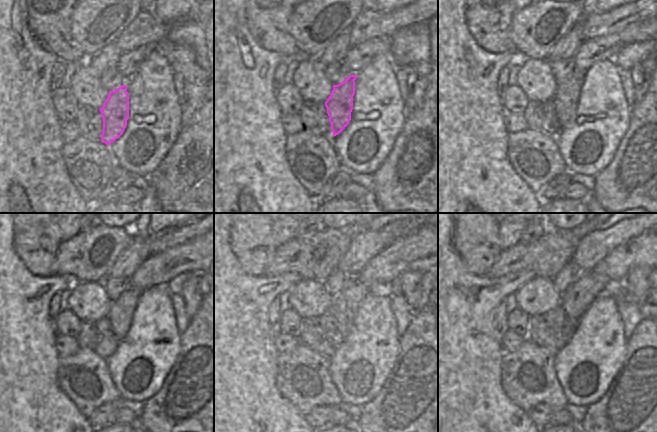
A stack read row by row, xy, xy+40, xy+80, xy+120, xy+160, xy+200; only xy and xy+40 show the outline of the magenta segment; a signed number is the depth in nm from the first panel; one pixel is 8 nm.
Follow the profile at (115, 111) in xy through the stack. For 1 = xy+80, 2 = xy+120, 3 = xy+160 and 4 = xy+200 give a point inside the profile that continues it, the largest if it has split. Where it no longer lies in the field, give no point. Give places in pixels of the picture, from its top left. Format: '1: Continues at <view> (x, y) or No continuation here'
1: Continues at xy+80 (566, 97)
2: Continues at xy+120 (121, 310)
3: Continues at xy+160 (345, 305)
4: Continues at xy+200 (575, 299)

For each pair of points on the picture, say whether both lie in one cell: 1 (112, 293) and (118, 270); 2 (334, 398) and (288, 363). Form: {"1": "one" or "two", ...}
{"1": "two", "2": "one"}

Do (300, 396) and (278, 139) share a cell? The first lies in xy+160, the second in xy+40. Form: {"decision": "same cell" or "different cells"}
{"decision": "different cells"}

